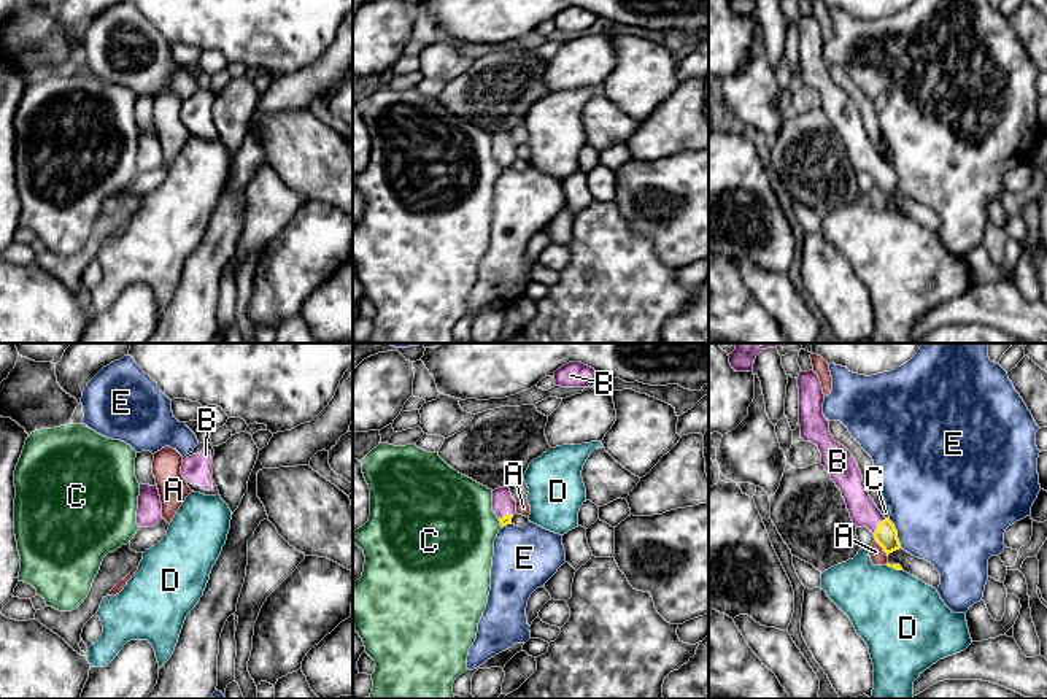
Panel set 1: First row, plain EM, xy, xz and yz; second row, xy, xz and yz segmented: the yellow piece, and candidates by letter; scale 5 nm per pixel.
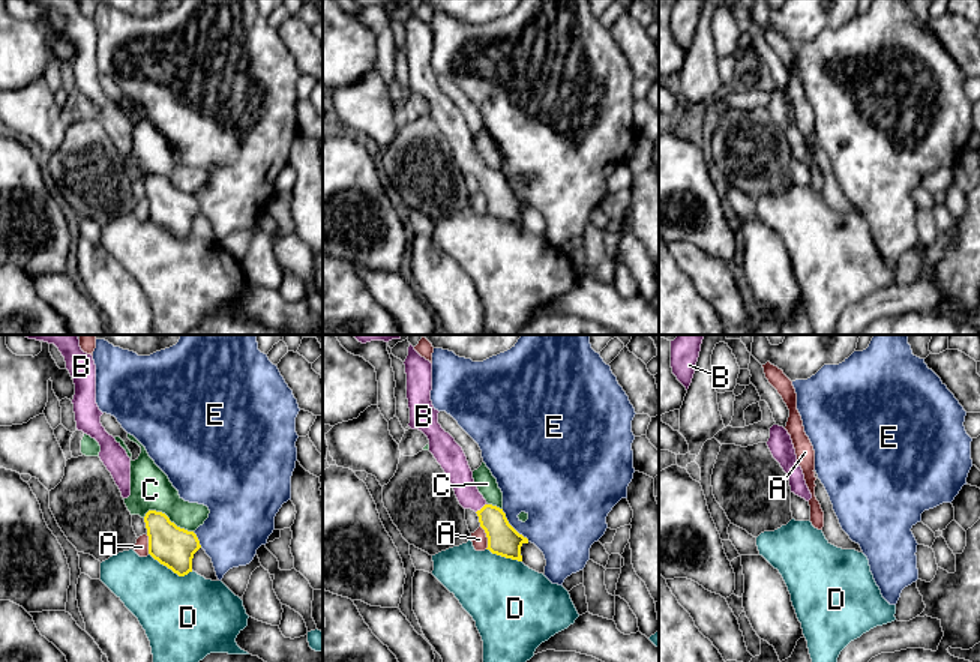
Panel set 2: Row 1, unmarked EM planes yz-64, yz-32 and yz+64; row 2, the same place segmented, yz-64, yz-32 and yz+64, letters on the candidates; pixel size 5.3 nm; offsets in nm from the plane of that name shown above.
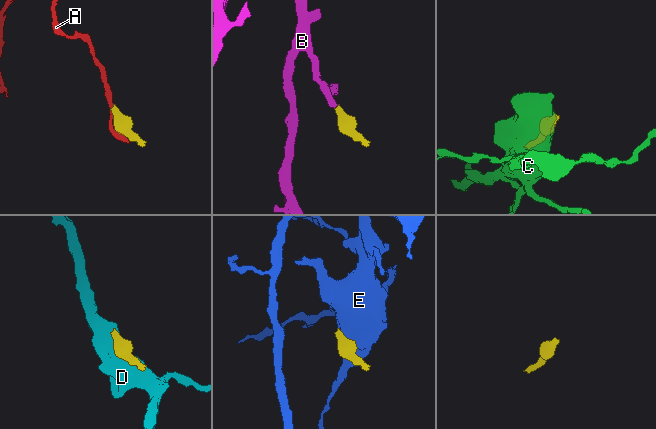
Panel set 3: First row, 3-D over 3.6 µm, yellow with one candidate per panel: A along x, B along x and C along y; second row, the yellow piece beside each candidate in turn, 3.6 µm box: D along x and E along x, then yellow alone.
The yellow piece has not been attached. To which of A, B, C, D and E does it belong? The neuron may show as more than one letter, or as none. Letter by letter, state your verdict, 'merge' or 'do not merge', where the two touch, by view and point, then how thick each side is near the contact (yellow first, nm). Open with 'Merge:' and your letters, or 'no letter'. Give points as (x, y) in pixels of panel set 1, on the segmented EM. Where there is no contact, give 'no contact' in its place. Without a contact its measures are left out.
Merge: B
A: do not merge; meets yellow in yz at (882, 547); 110 nm thick on the yellow side, 80 nm on the other
B: merge; meets yellow in yz at (879, 526); 110 nm thick on the yellow side, 140 nm on the other
C: do not merge; meets yellow in xz at (501, 523); 50 nm thick on the yellow side, 460 nm on the other
D: do not merge; meets yellow in yz at (895, 567); 30 nm thick on the yellow side, 420 nm on the other
E: do not merge; meets yellow in yz at (896, 532); 110 nm thick on the yellow side, 480 nm on the other

